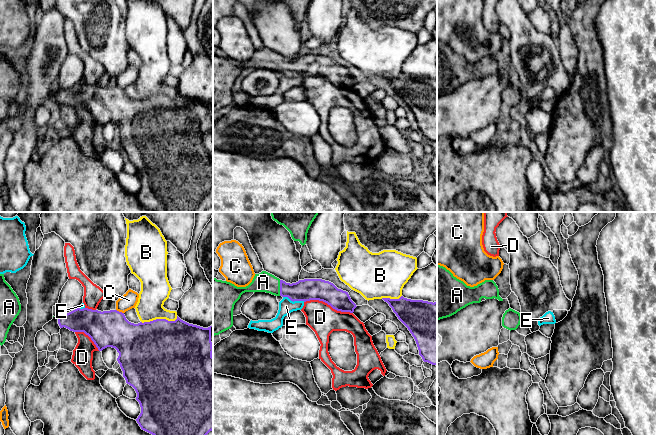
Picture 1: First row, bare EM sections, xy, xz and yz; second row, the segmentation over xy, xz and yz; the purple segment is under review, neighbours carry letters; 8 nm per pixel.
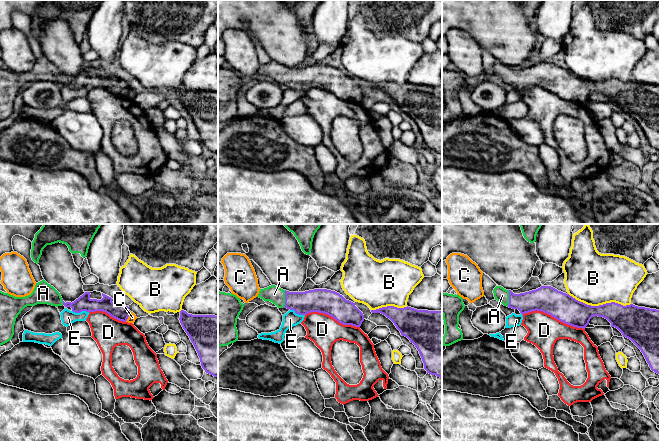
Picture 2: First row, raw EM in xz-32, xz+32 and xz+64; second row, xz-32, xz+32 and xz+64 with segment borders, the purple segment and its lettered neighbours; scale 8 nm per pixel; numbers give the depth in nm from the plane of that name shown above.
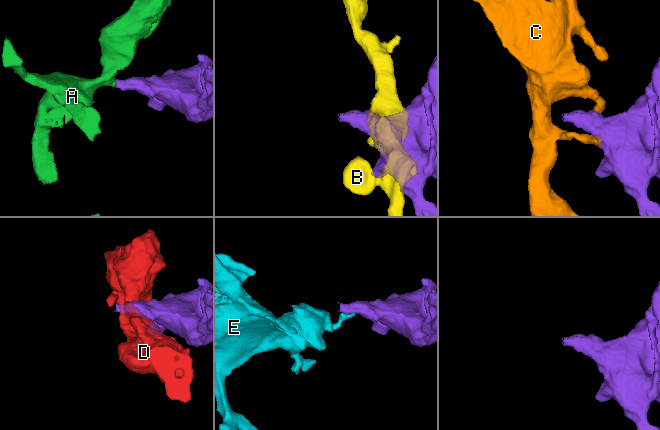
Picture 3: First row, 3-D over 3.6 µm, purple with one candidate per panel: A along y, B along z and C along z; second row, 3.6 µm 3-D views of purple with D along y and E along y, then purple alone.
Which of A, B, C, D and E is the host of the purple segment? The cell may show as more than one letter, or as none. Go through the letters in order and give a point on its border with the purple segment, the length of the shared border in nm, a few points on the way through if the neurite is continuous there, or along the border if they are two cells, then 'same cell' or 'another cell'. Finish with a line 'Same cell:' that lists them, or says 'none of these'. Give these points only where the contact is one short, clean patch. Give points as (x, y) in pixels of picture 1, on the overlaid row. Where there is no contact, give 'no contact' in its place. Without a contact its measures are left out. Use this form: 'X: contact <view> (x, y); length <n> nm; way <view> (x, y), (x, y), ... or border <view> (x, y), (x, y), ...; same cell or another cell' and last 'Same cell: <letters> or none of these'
A: contact xz (280, 288); length 130 nm; way xz (304, 290), (285, 290), (280, 288), (263, 282); same cell
B: contact xy (159, 319); length 300 nm; another cell
C: contact xy (120, 312); length 70 nm; border xy (116, 309), (123, 313); another cell
D: contact xz (328, 304); length 400 nm; another cell
E: contact xz (294, 300); length 180 nm; border xz (283, 296), (293, 301), (304, 301); another cell
Same cell: A

